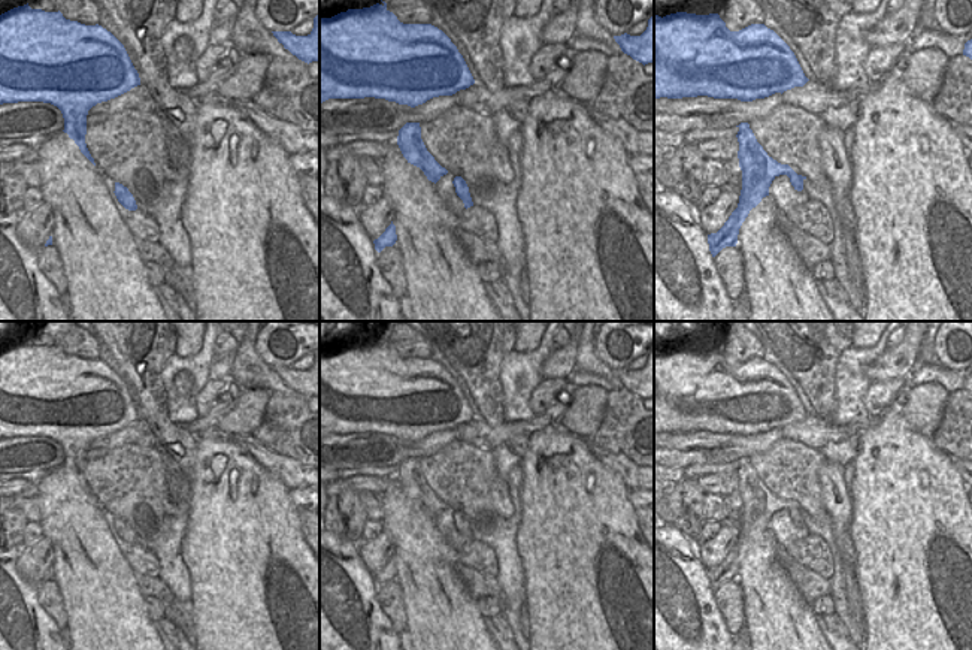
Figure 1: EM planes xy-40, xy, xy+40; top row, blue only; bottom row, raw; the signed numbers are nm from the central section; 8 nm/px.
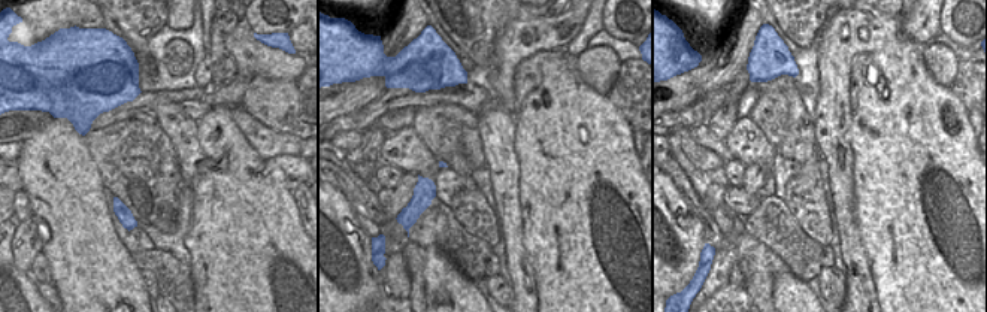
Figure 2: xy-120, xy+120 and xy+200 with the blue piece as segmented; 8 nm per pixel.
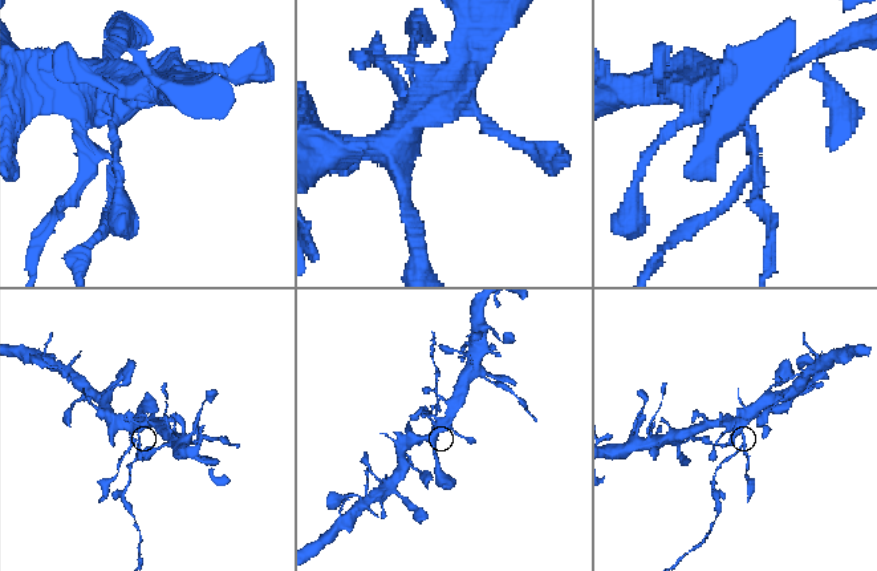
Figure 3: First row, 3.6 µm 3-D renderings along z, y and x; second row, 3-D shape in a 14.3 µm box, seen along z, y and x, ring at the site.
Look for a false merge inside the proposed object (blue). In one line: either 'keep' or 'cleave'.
cleave

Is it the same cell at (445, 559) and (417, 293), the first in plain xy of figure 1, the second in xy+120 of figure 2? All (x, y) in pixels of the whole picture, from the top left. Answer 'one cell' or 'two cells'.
two cells

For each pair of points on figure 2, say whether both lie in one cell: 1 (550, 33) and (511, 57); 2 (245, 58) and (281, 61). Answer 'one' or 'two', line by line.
1: one
2: one

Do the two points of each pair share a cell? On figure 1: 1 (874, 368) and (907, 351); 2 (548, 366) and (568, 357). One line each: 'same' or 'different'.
1: same
2: same

